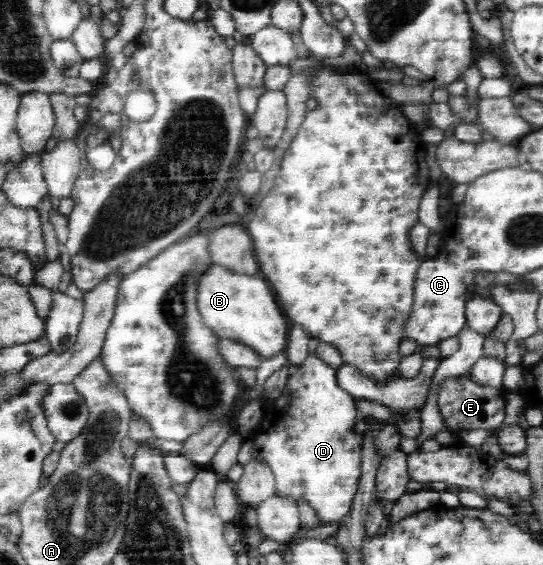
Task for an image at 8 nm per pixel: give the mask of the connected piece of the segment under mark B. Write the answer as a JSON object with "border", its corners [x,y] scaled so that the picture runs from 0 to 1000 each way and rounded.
{"border":[[[401,467],[385,469],[363,499],[363,540],[372,568],[403,600],[436,604],[477,627],[483,637],[521,619],[530,600],[529,568],[506,535],[503,517],[477,488],[431,485]]]}

